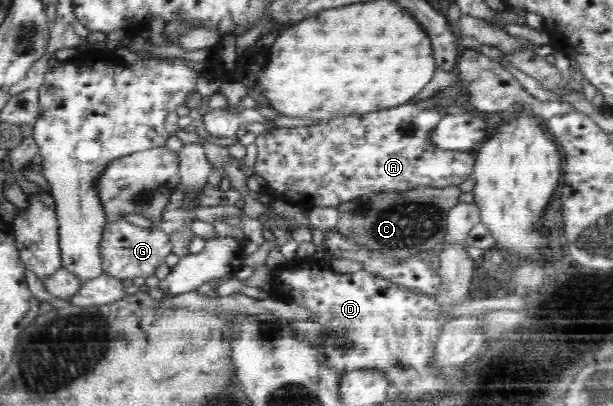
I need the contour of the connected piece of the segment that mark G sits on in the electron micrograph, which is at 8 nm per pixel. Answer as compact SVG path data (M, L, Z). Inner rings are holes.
M121 216L115 222L107 222L101 242L99 243L100 258L104 274L118 280L133 280L137 277L155 276L158 267L166 267L166 259L170 259L172 244L170 236L156 227L142 228L128 222Z

